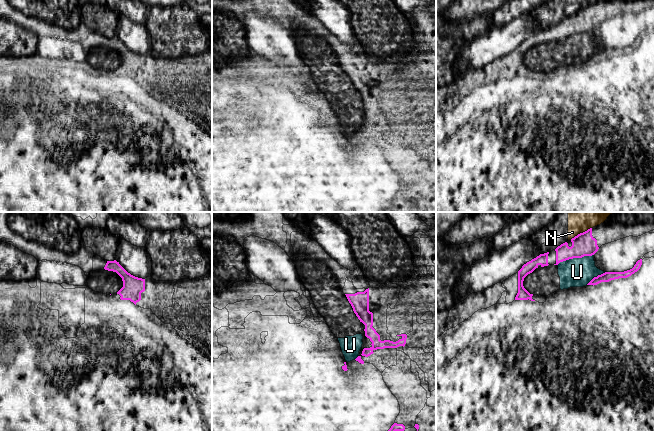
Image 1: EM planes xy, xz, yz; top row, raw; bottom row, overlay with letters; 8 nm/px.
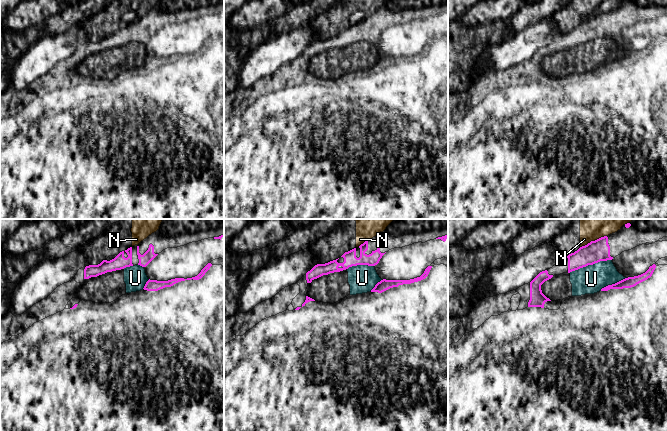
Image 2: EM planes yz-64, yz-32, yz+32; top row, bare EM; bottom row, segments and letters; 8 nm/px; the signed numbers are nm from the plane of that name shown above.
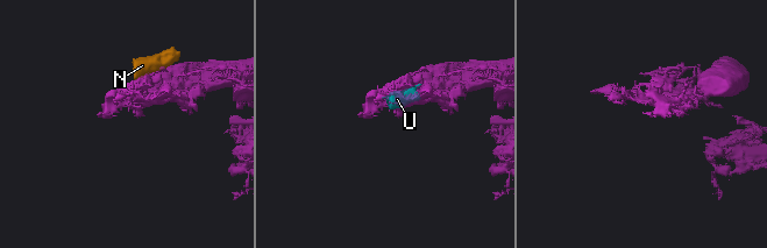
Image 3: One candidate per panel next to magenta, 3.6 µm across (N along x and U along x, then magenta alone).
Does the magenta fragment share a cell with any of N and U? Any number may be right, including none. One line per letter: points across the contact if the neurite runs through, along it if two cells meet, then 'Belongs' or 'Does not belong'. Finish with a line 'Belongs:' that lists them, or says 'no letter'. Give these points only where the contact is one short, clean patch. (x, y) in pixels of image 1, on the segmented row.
N: Boundary: yz (591, 227), (570, 239). Does not belong
U: Does not belong
Belongs: no letter

